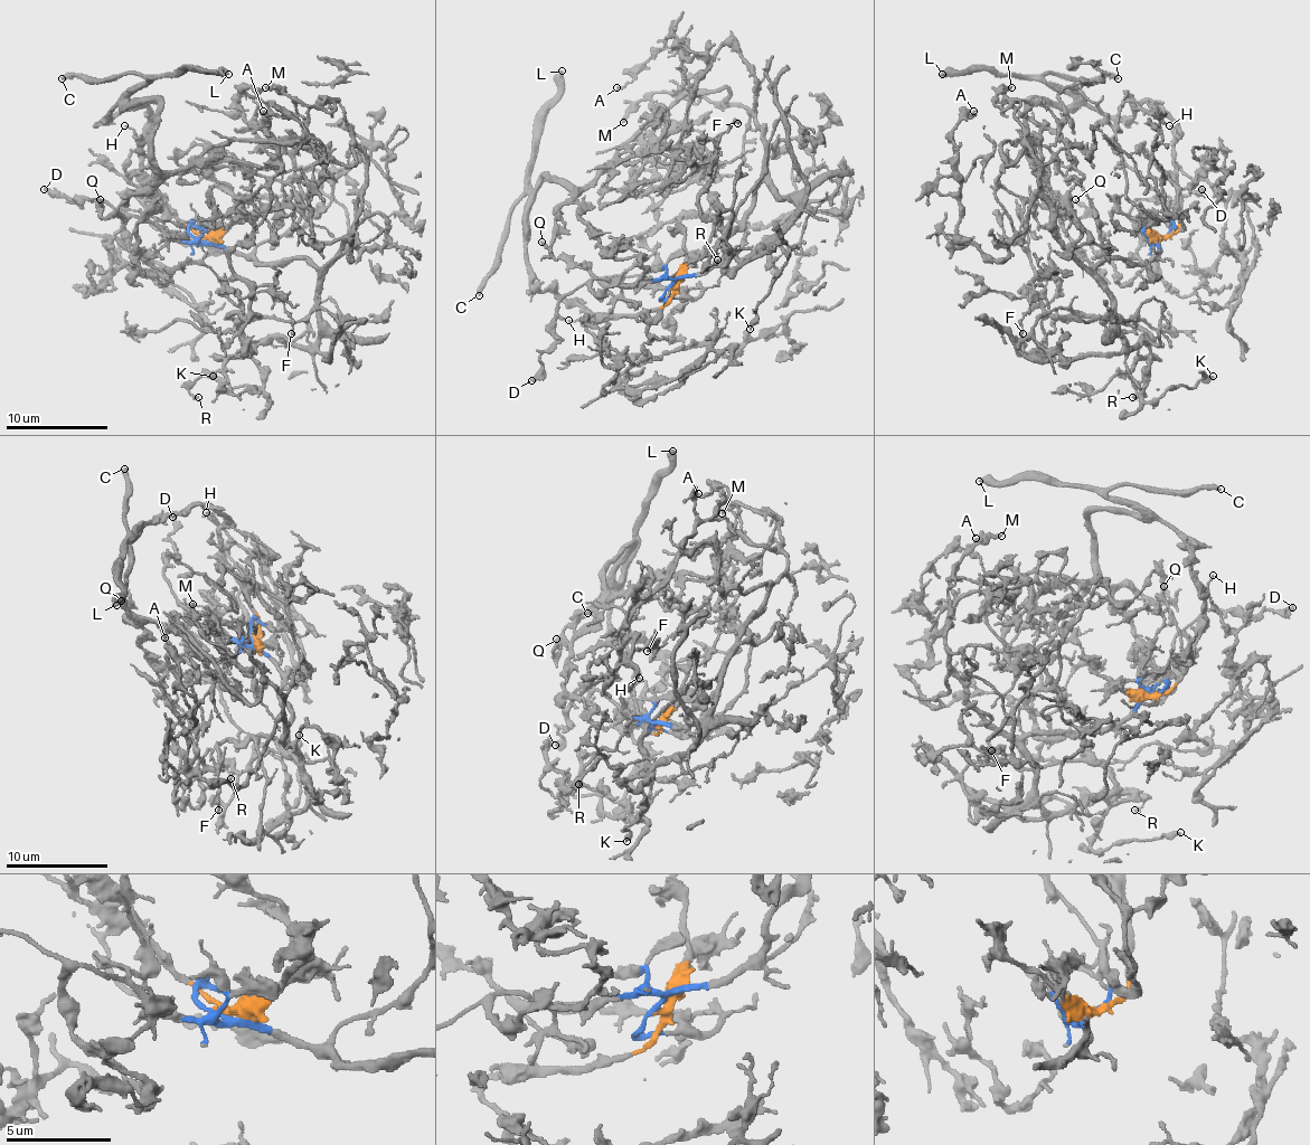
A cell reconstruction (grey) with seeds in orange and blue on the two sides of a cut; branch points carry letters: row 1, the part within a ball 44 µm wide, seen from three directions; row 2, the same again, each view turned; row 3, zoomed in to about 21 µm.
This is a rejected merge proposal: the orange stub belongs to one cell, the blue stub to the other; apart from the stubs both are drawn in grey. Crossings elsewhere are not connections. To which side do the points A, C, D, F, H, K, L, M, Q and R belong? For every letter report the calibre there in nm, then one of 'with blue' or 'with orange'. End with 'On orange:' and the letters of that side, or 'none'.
A: 160 nm | with blue
C: 320 nm | with orange
D: 320 nm | with blue
F: 160 nm | with blue
H: 80 nm | with orange
K: 280 nm | with blue
L: 480 nm | with orange
M: 240 nm | with blue
Q: 240 nm | with orange
R: 190 nm | with blue
On orange: C, H, L, Q

